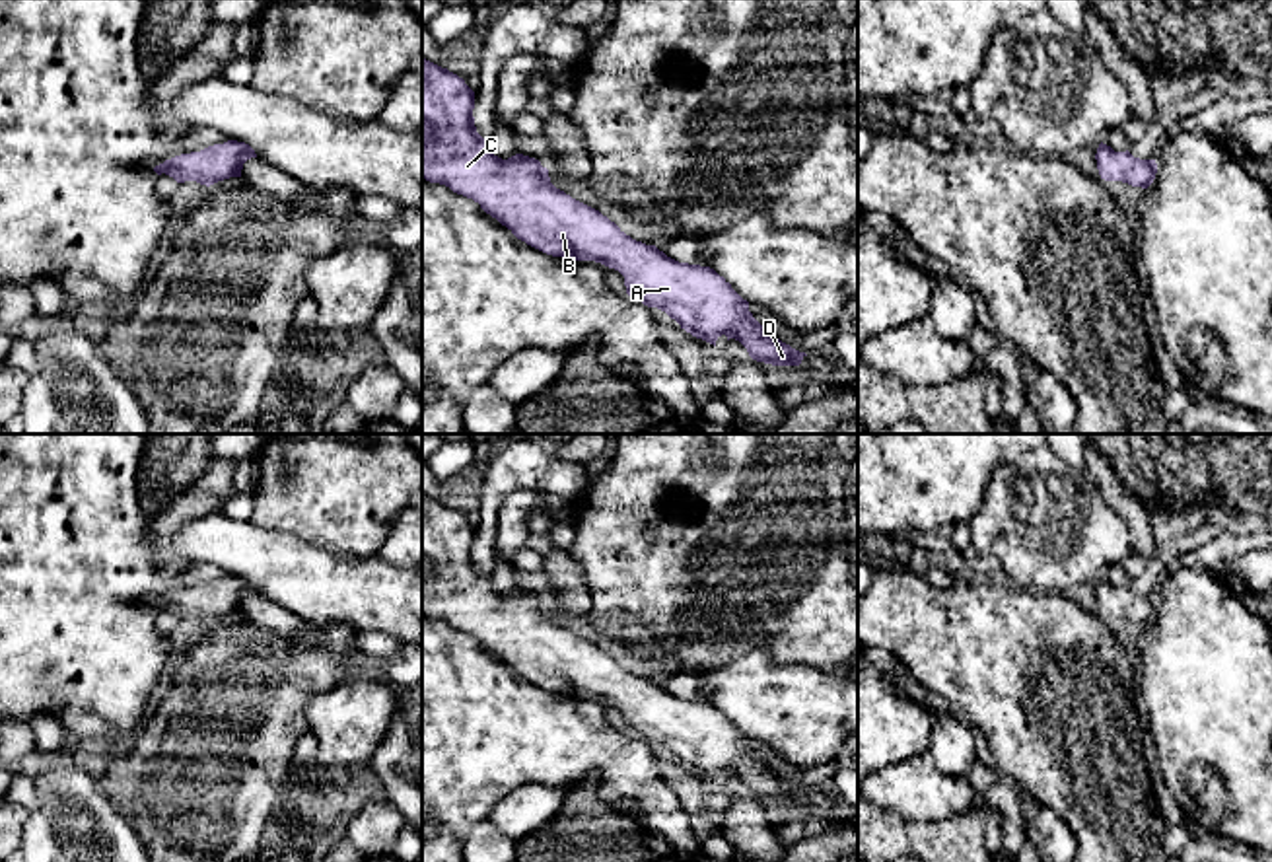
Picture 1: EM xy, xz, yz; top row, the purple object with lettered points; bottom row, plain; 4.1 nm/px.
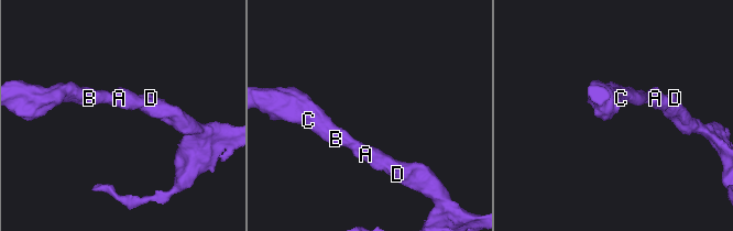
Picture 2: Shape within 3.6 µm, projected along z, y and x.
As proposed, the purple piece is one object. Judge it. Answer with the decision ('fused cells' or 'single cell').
single cell

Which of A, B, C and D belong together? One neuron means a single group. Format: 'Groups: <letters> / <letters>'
Groups: A B C D

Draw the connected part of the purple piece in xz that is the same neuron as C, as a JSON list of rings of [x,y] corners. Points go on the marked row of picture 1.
[[[422,58],[422,179],[449,187],[473,198],[506,226],[517,239],[552,255],[576,261],[595,261],[624,276],[626,294],[648,307],[657,307],[681,329],[716,346],[725,335],[739,341],[749,356],[772,366],[799,366],[807,356],[772,337],[749,311],[731,284],[710,267],[679,263],[655,245],[626,235],[599,210],[572,198],[550,183],[548,169],[539,160],[515,154],[502,160],[492,142],[475,126],[475,91],[463,78]]]

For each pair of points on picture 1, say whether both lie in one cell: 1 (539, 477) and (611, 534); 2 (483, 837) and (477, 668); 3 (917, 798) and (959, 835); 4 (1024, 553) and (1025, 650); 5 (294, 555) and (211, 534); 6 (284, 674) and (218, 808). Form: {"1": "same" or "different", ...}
{"1": "different", "2": "different", "3": "different", "4": "different", "5": "same", "6": "same"}

